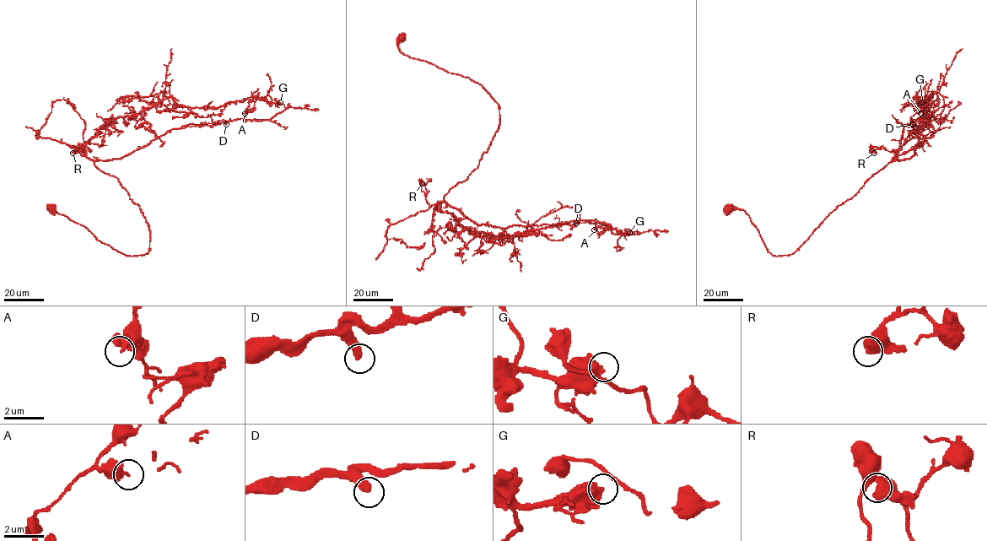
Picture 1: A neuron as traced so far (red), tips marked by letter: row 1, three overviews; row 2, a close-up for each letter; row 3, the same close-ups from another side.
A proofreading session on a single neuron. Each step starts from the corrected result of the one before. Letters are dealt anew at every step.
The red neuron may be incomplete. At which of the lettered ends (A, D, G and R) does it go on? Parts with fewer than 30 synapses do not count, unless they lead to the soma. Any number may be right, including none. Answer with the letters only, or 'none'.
G

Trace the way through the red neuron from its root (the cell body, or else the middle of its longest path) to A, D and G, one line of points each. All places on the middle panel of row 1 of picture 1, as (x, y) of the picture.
A: (402, 37), (401, 52), (478, 83), (498, 105), (488, 150), (444, 200), (479, 224), (587, 219), (594, 229)
D: (402, 37), (401, 52), (478, 83), (498, 105), (500, 124), (488, 150), (444, 200), (479, 224), (576, 223)
G: (402, 37), (401, 52), (478, 83), (498, 105), (479, 165), (436, 209), (477, 235), (586, 222), (629, 232)

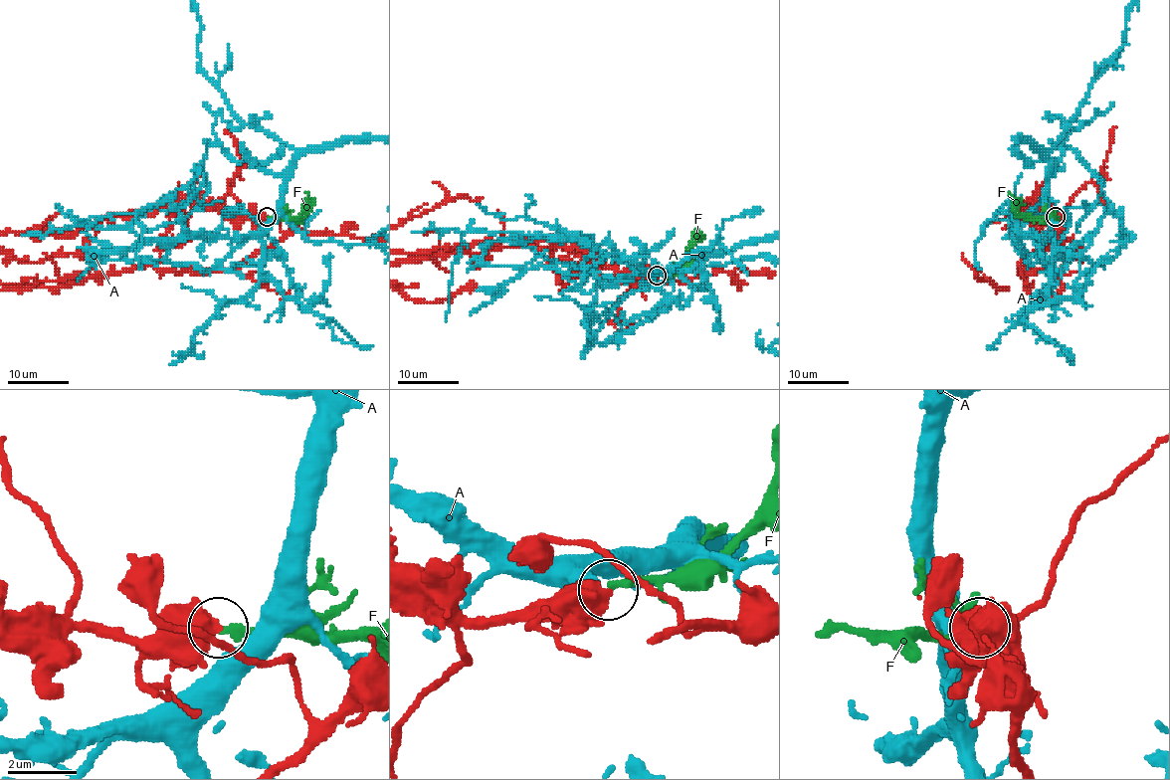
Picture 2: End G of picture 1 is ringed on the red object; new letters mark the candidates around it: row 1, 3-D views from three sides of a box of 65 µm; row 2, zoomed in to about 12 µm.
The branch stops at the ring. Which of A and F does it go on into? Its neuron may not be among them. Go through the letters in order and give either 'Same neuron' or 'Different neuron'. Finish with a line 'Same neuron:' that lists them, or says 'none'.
A: Different neuron
F: Same neuron
Same neuron: F

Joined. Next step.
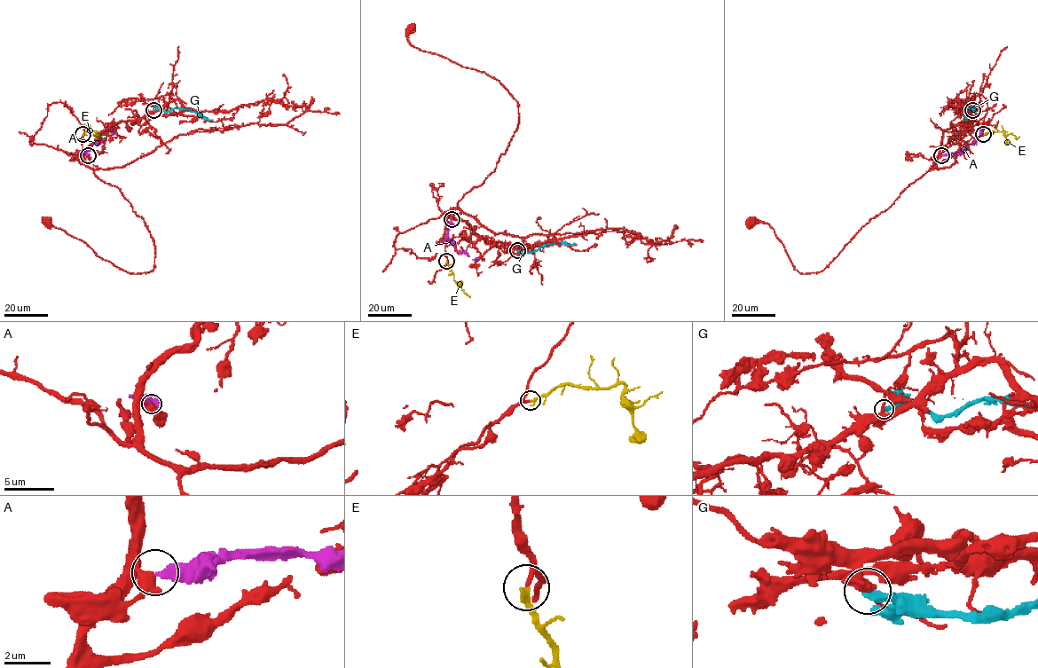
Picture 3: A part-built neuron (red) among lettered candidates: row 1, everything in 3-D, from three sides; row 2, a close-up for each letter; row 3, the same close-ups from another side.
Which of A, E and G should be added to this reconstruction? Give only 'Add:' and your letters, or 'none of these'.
Add: E

